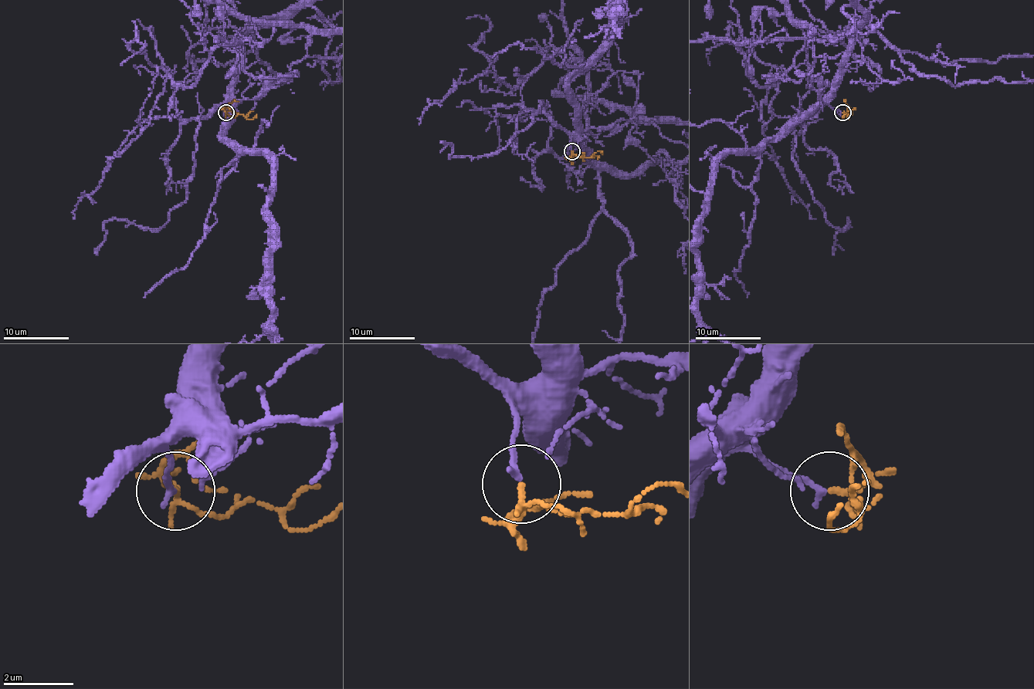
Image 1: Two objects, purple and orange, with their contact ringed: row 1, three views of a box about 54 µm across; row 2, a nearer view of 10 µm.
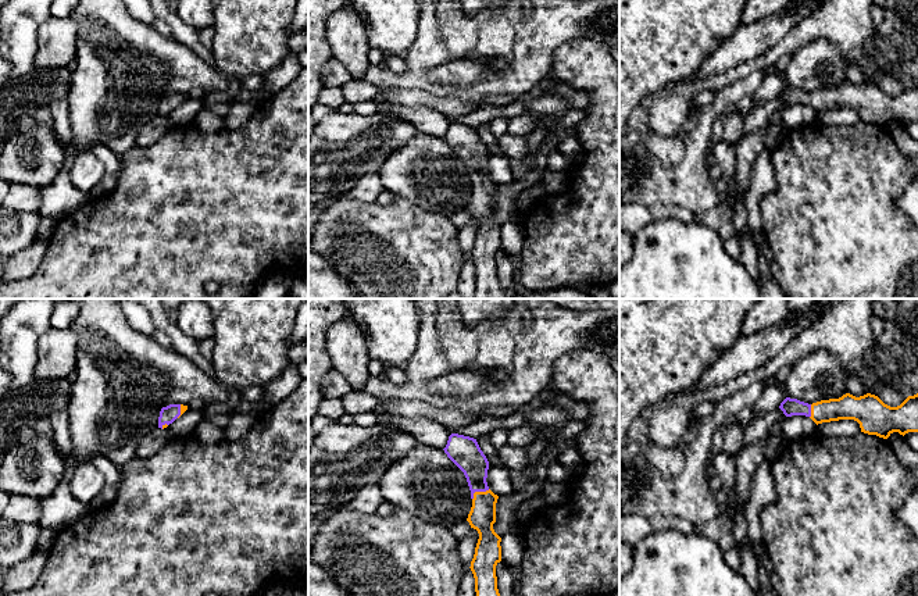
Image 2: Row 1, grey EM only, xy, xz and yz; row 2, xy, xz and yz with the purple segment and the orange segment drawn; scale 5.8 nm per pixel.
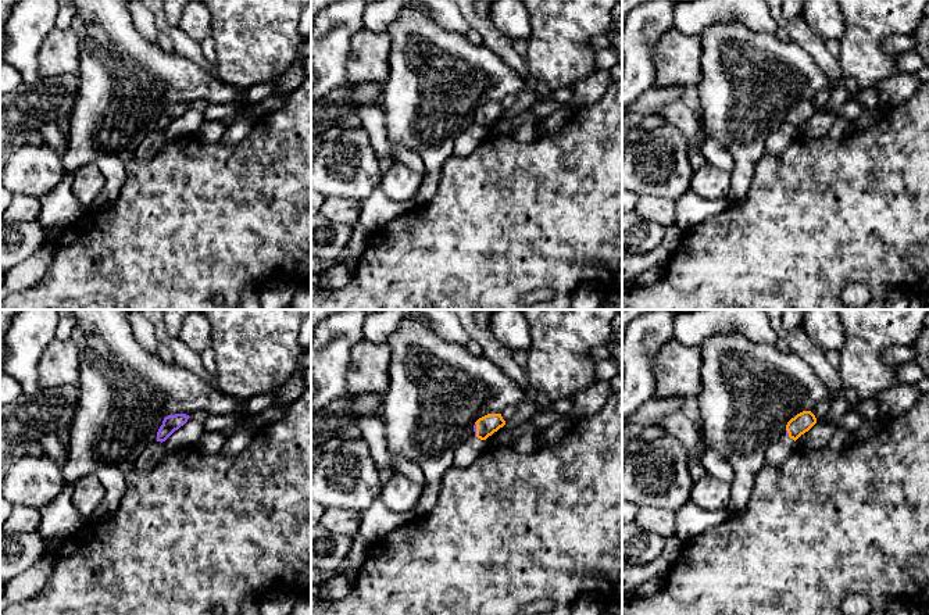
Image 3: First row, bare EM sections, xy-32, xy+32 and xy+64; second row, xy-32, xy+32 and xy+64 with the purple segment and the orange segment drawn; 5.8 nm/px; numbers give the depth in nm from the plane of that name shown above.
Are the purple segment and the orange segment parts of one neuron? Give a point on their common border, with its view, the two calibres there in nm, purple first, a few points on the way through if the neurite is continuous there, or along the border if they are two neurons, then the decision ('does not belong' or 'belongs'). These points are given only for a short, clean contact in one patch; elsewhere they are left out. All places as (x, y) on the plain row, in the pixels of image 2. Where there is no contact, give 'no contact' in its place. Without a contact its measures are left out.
contact xz (478, 179); calibres 180 and 160 nm; way xz (464, 141), (475, 154), (478, 179), (482, 185), (482, 204); belongs

